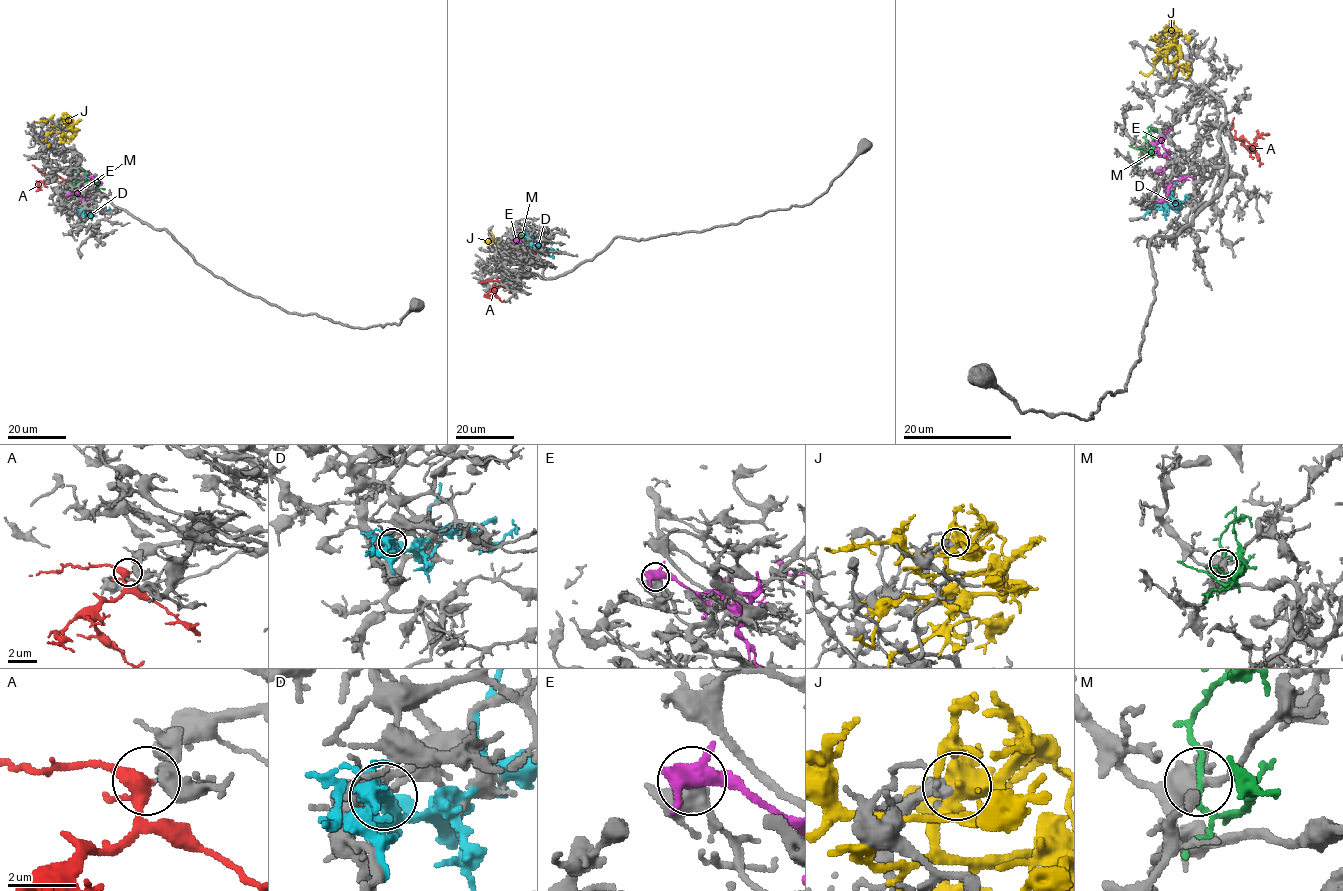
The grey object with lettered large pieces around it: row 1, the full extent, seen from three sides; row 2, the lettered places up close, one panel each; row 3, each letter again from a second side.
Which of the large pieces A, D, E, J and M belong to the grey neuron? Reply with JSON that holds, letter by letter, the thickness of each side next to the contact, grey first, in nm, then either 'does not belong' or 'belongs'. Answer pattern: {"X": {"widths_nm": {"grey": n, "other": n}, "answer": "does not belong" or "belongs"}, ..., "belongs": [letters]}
{"A": {"widths_nm": {"grey": 240, "other": 340}, "answer": "belongs"}, "D": {"widths_nm": {"grey": 380, "other": 300}, "answer": "does not belong"}, "E": {"widths_nm": {"grey": 440, "other": 400}, "answer": "does not belong"}, "J": {"widths_nm": {"grey": 240, "other": 480}, "answer": "does not belong"}, "M": {"widths_nm": {"grey": 280, "other": 120}, "answer": "does not belong"}, "belongs": ["A"]}

